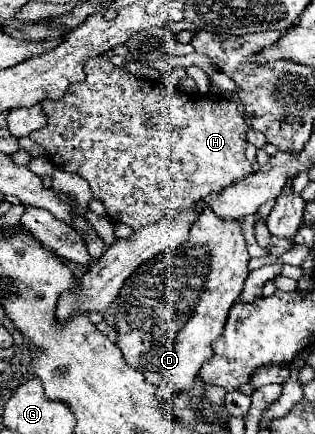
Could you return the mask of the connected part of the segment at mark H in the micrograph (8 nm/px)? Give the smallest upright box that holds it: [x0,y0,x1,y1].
[29,57,253,231]

